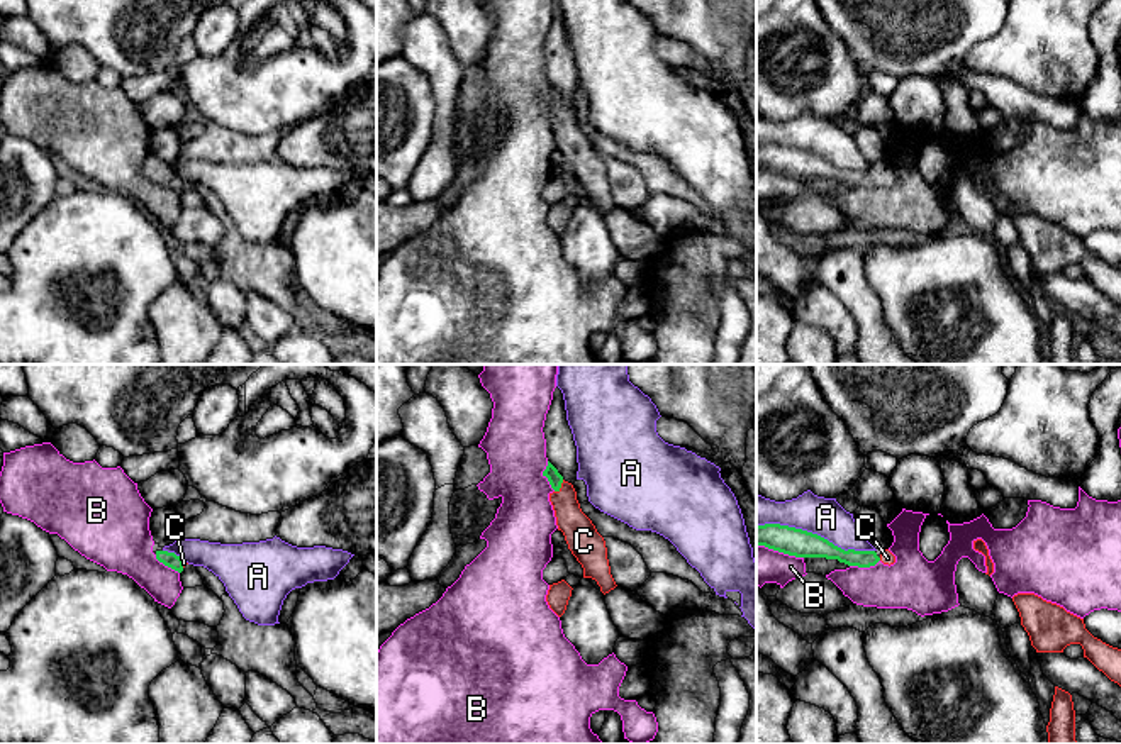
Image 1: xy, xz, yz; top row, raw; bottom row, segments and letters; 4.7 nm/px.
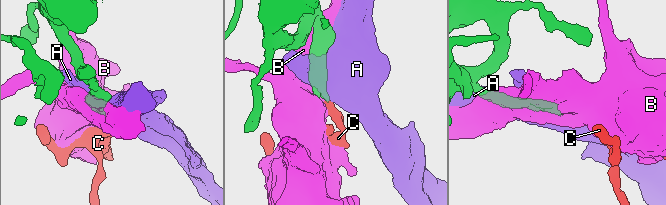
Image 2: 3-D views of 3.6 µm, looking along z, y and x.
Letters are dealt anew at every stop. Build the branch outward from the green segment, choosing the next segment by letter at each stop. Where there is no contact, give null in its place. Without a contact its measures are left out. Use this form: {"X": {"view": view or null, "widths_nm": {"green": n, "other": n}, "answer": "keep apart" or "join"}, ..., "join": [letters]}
{"A": {"view": "yz", "widths_nm": {"green": 130, "other": 180}, "answer": "keep apart"}, "B": {"view": "xz", "widths_nm": {"green": 70, "other": 280}, "answer": "keep apart"}, "C": {"view": "xz", "widths_nm": {"green": 70, "other": 160}, "answer": "join"}, "join": ["C"]}

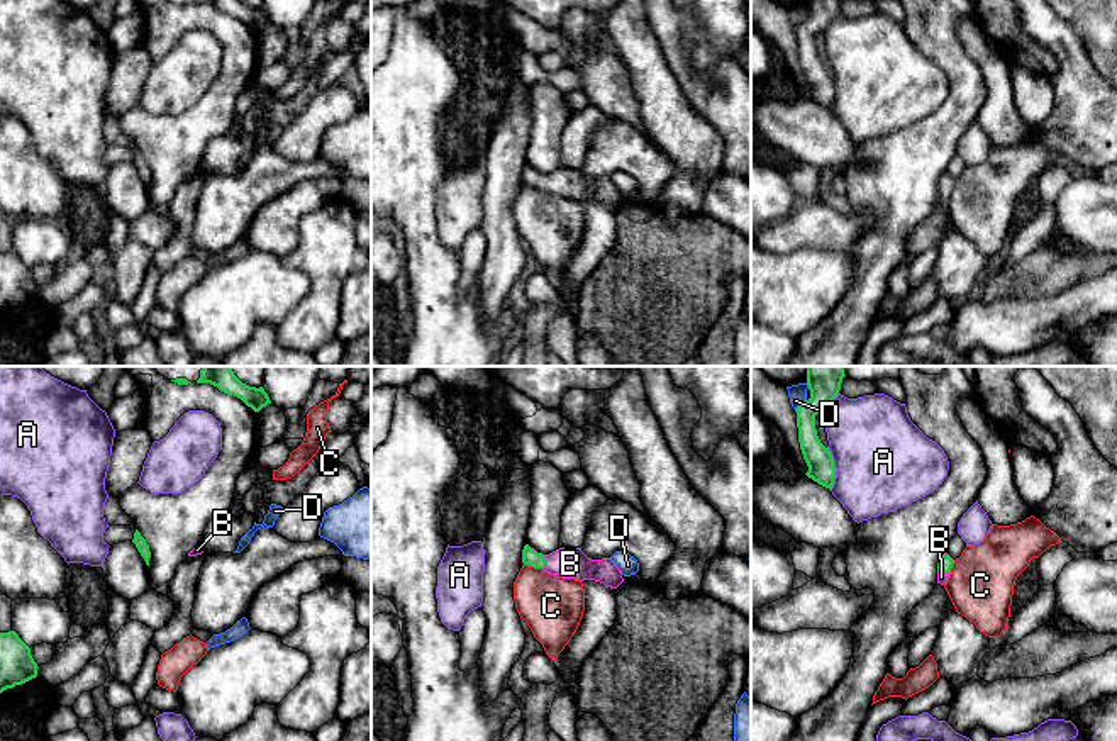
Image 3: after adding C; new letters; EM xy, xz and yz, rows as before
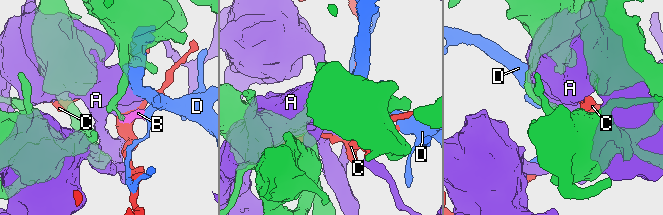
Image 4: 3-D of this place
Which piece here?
{"A": {"view": "yz", "widths_nm": {"green": 130, "other": 460}, "answer": "keep apart"}, "B": {"view": "xz", "widths_nm": {"green": 80, "other": 140}, "answer": "join"}, "C": {"view": "xz", "widths_nm": {"green": 80, "other": 280}, "answer": "keep apart"}, "D": {"view": "yz", "widths_nm": {"green": 120, "other": 90}, "answer": "keep apart"}, "join": ["B"]}

